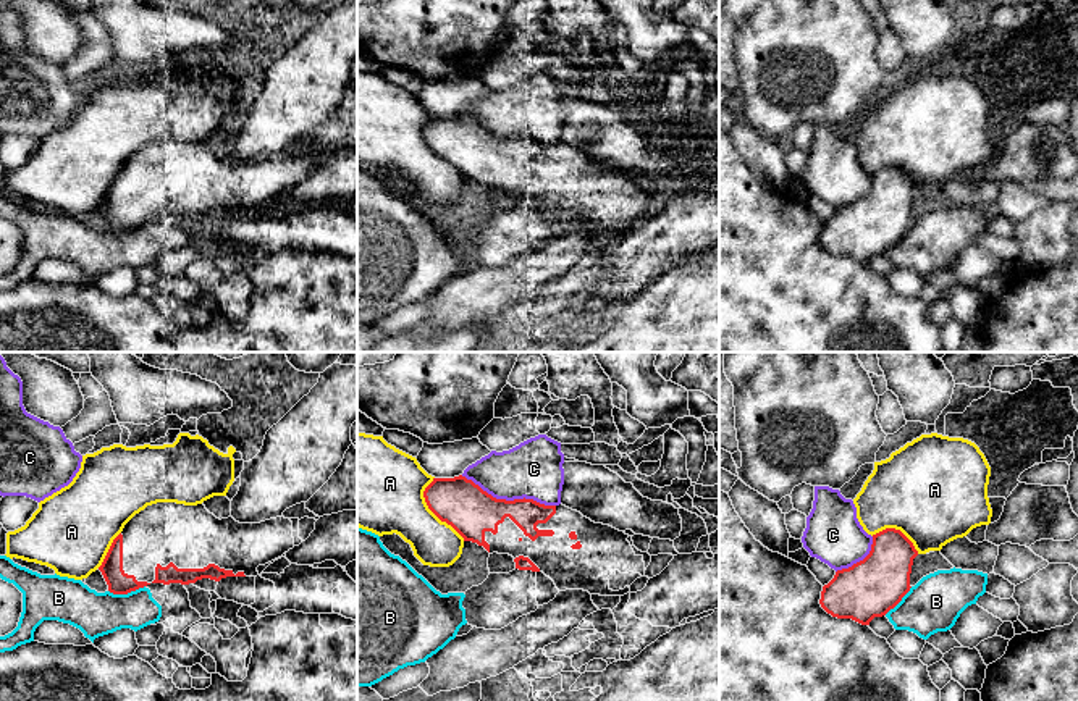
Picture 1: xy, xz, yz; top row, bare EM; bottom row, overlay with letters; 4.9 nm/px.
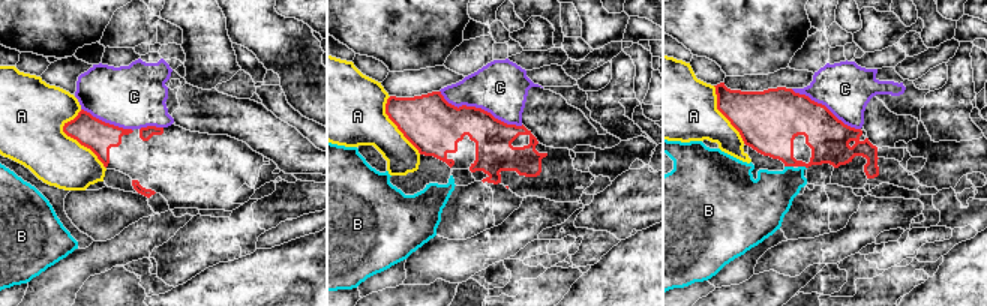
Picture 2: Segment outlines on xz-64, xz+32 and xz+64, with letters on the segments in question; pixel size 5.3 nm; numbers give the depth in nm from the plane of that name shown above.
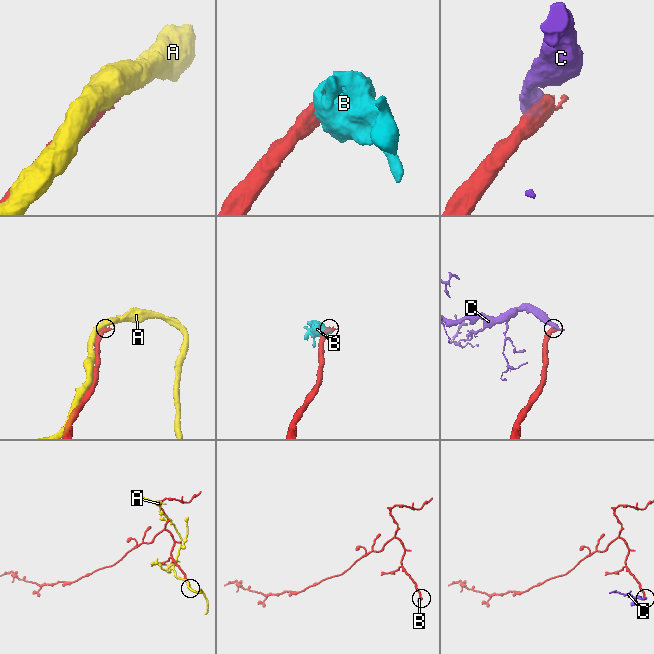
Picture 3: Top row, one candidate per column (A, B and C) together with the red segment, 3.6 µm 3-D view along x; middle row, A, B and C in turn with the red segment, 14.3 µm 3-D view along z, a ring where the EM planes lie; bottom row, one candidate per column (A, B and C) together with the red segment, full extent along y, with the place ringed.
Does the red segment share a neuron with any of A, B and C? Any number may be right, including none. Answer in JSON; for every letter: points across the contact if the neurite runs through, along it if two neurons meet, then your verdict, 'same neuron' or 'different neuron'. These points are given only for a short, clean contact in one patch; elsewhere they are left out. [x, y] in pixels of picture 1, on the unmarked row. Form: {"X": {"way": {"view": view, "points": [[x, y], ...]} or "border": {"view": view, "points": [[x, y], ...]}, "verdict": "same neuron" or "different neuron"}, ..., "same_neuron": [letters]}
{"A": {"verdict": "different neuron"}, "B": {"verdict": "different neuron"}, "C": {"verdict": "different neuron"}, "same_neuron": []}

